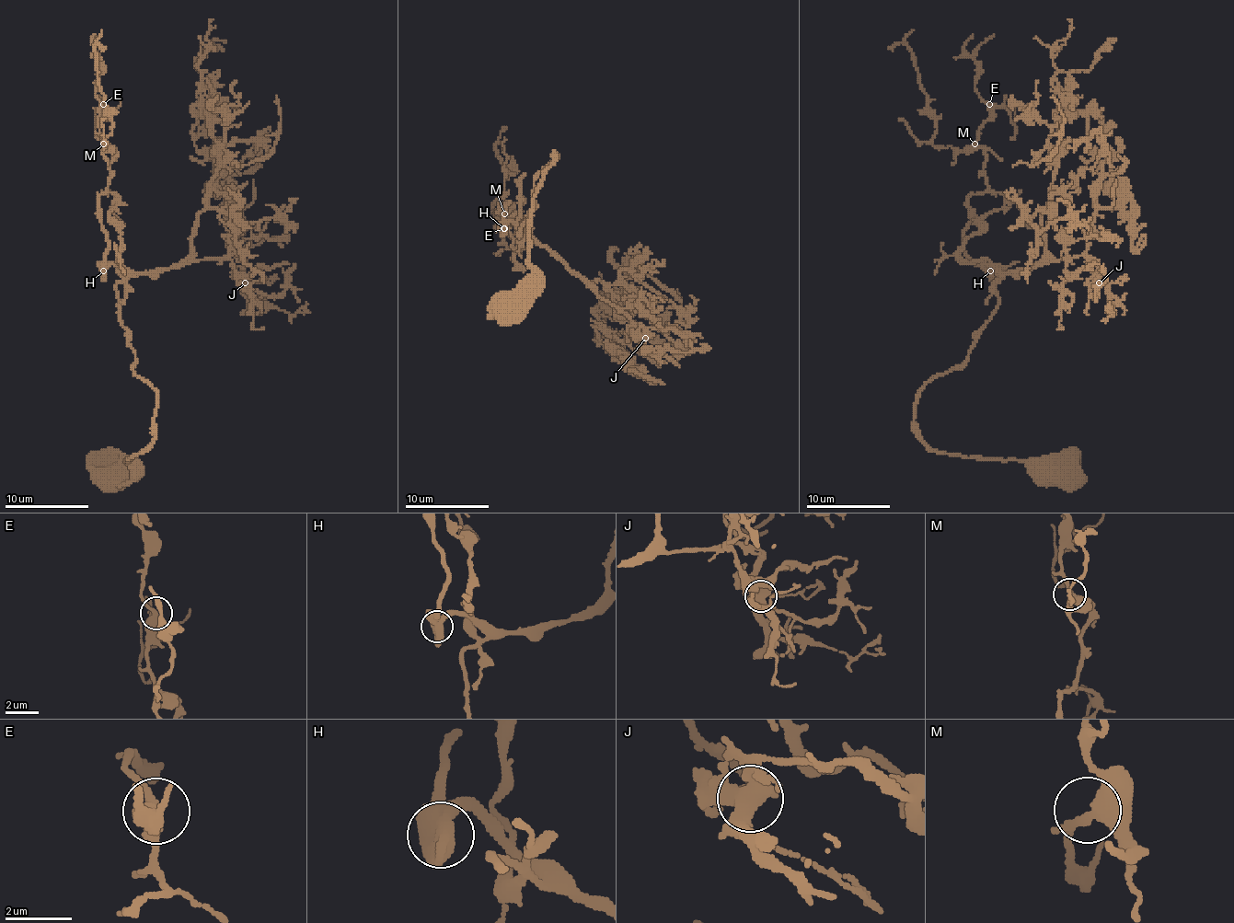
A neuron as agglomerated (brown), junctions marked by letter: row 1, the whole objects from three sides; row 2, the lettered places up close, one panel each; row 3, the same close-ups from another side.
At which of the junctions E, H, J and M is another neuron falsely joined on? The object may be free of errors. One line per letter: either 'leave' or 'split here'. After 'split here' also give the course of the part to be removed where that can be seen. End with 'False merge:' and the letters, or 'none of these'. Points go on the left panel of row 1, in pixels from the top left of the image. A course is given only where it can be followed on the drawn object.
E: leave
H: leave
J: leave
M: leave
False merge: none of these

